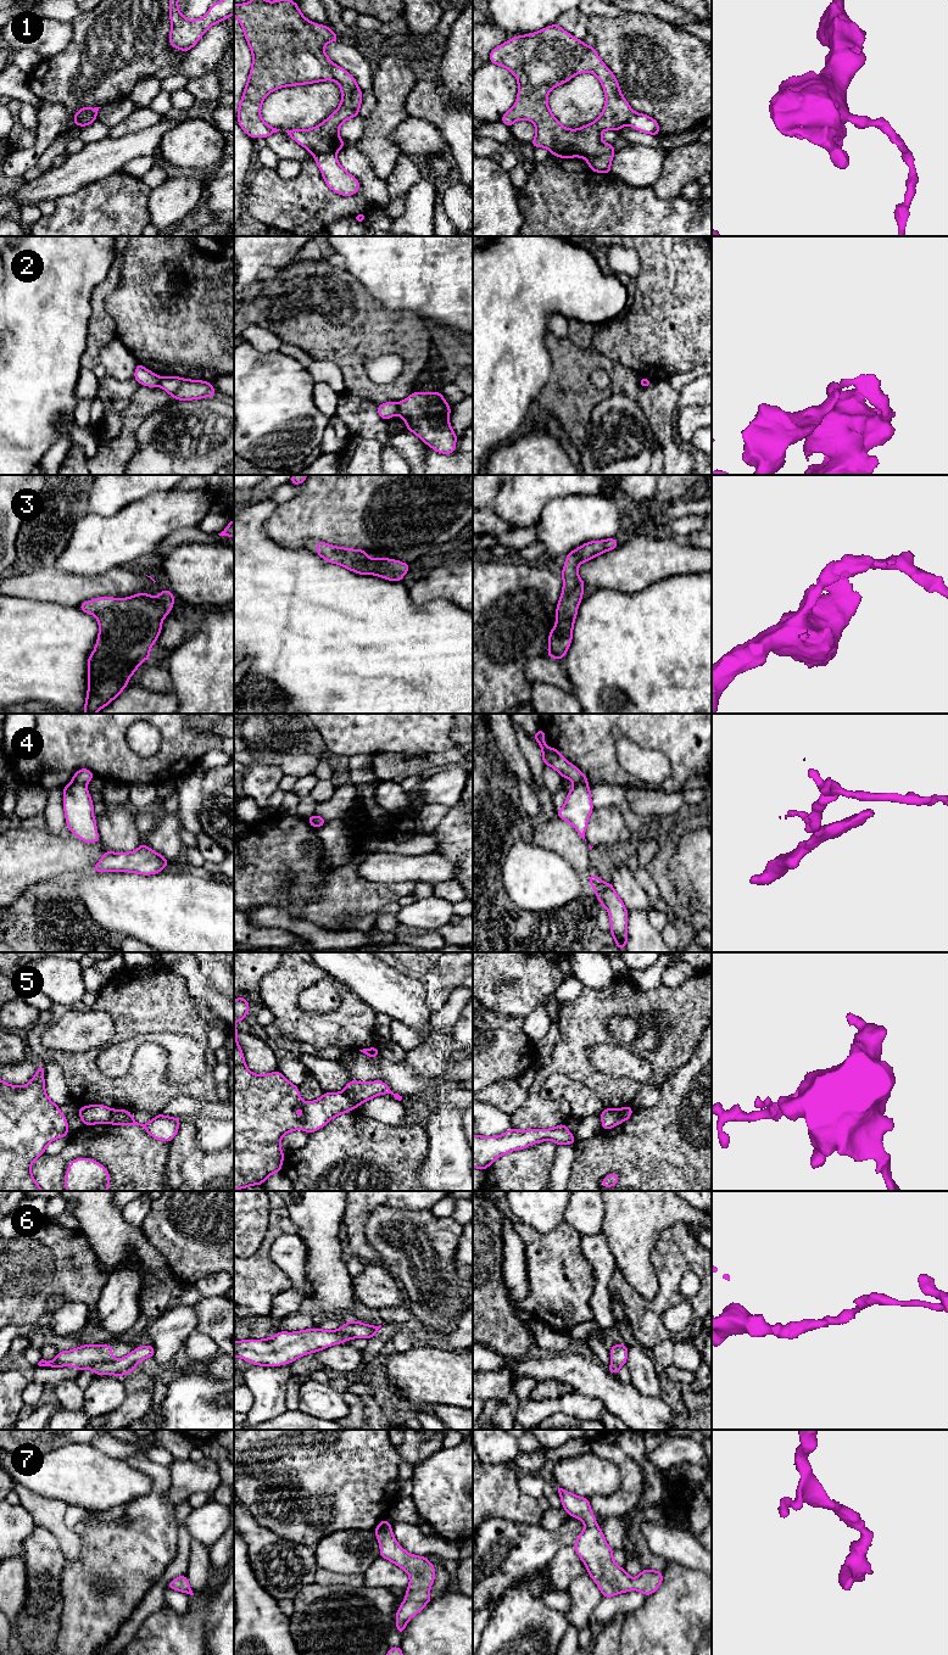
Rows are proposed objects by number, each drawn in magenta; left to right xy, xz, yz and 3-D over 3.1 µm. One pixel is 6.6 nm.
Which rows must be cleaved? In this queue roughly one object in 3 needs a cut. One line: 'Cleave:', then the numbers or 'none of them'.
Cleave: 1, 2, 4, 5, 6

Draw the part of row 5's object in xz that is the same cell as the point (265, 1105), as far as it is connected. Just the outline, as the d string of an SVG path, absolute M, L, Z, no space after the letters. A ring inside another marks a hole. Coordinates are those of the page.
M234 1025L234 1190L262 1185L269 1175L281 1172L285 1154L280 1150L280 1140L285 1134L300 1129L314 1133L331 1118L356 1108L344 1092L324 1092L320 1098L305 1102L299 1086L280 1072L253 1074L246 1067L236 1041L239 1033Z

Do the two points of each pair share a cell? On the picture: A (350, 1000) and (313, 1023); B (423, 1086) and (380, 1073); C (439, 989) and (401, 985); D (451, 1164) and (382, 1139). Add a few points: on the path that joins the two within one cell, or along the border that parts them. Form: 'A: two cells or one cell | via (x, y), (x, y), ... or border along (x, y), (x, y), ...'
A: one cell | via (345, 1010), (332, 1023), (323, 1023)
B: one cell | via (412, 1085), (391, 1073)
C: two cells | border along (402, 971), (423, 985), (425, 1002), (434, 1011)
D: two cells | border along (425, 1128), (428, 1158), (417, 1178)

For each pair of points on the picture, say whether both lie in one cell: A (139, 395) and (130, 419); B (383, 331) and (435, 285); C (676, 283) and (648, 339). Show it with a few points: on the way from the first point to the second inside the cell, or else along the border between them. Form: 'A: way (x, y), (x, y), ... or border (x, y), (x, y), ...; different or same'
A: way (137, 401), (134, 403), (134, 413); same
B: border (379, 302), (390, 309), (412, 311), (430, 326); different
C: way (676, 296), (676, 311), (662, 325); same

